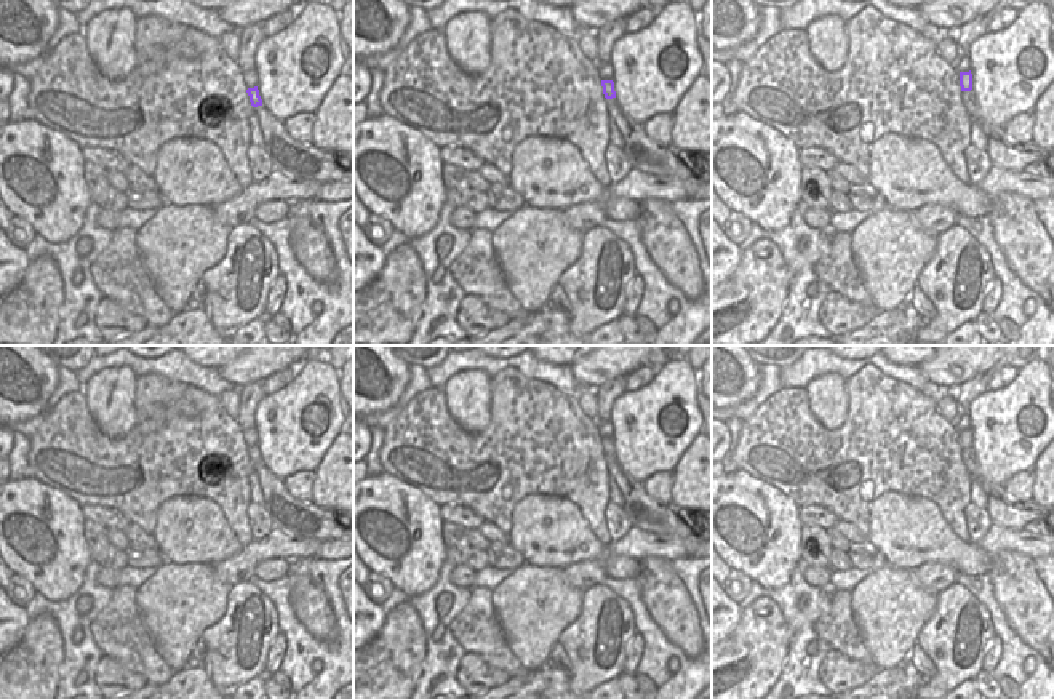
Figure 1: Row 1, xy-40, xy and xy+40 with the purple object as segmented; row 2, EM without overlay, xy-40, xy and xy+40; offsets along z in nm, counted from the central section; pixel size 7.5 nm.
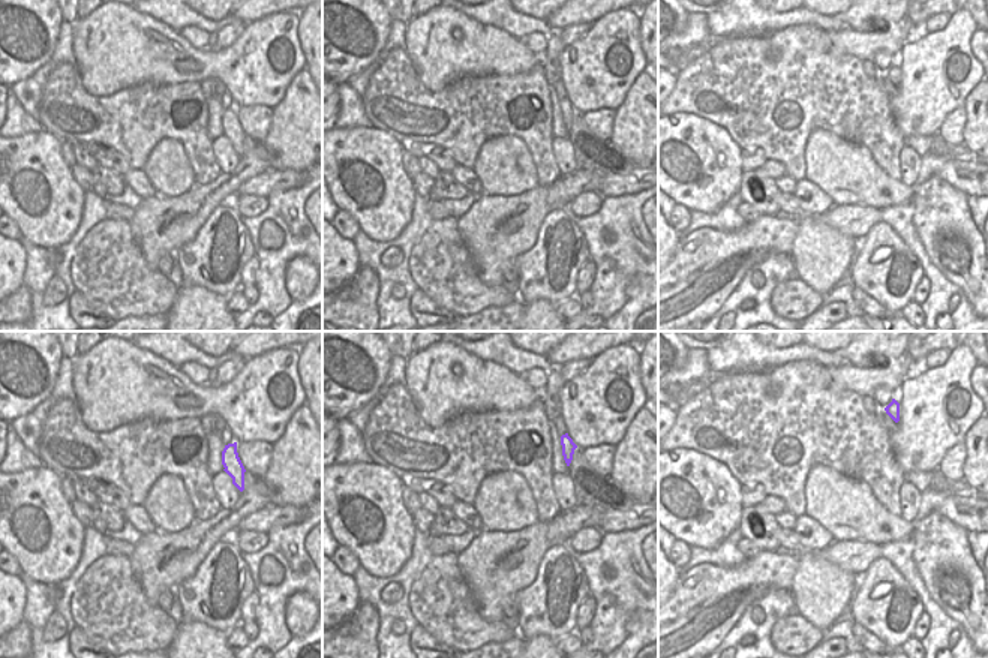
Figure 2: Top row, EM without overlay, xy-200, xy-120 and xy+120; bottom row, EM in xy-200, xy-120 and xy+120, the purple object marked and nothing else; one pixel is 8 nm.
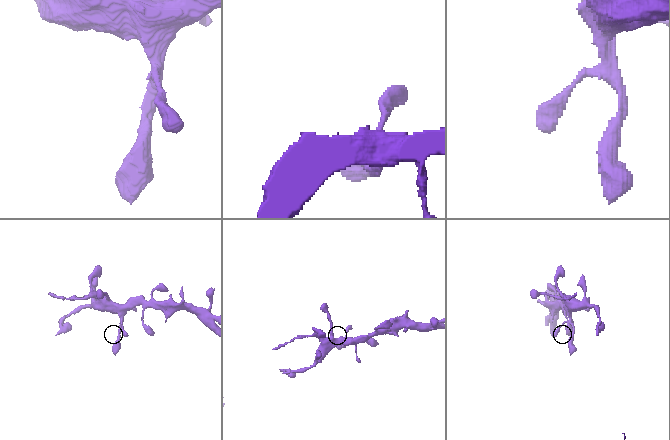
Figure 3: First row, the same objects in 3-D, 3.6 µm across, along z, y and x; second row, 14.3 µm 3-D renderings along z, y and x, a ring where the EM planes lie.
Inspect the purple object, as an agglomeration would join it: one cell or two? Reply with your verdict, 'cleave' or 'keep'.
keep

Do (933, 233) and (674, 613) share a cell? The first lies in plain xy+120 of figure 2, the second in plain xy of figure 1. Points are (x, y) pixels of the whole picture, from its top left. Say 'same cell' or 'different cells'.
same cell

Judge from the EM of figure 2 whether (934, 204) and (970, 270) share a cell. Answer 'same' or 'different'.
same

